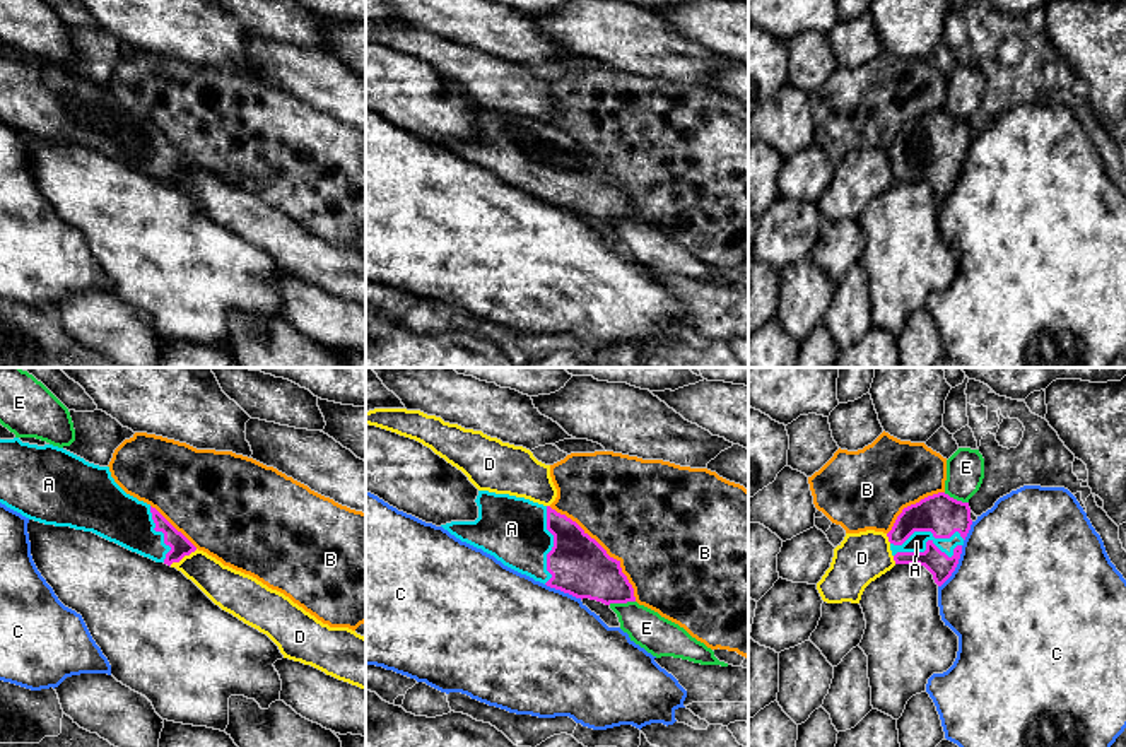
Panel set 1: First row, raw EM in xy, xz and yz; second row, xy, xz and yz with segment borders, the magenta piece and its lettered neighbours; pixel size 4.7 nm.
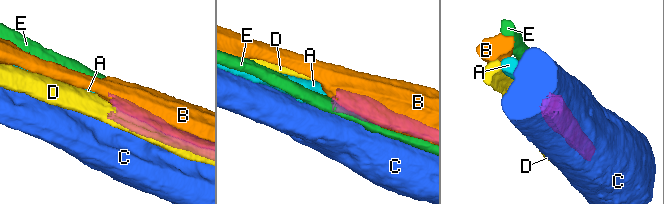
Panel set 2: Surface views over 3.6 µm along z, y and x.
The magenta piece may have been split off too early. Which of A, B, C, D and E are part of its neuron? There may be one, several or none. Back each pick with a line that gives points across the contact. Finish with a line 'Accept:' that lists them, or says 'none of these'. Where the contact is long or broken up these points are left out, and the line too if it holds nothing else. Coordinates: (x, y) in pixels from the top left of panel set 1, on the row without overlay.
Accept: A

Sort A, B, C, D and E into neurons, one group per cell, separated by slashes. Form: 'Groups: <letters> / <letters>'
Groups: A / B / C / D / E

